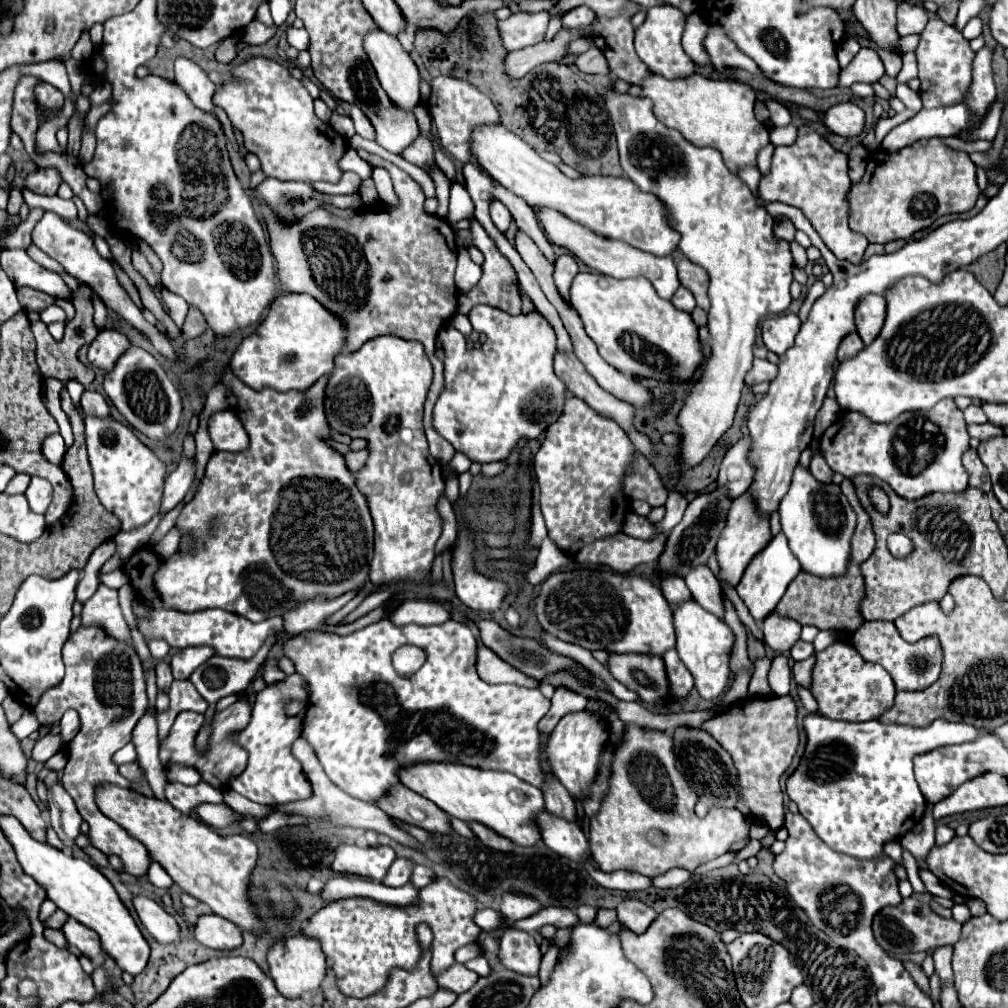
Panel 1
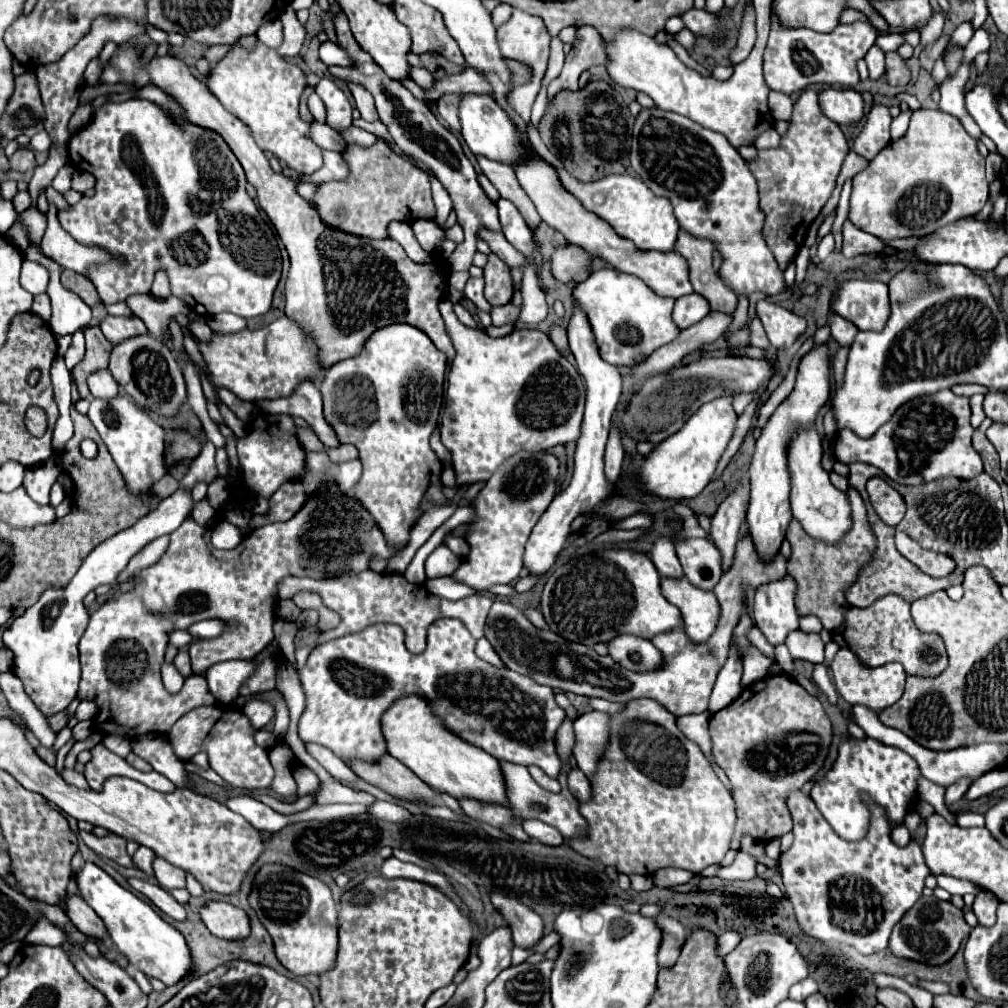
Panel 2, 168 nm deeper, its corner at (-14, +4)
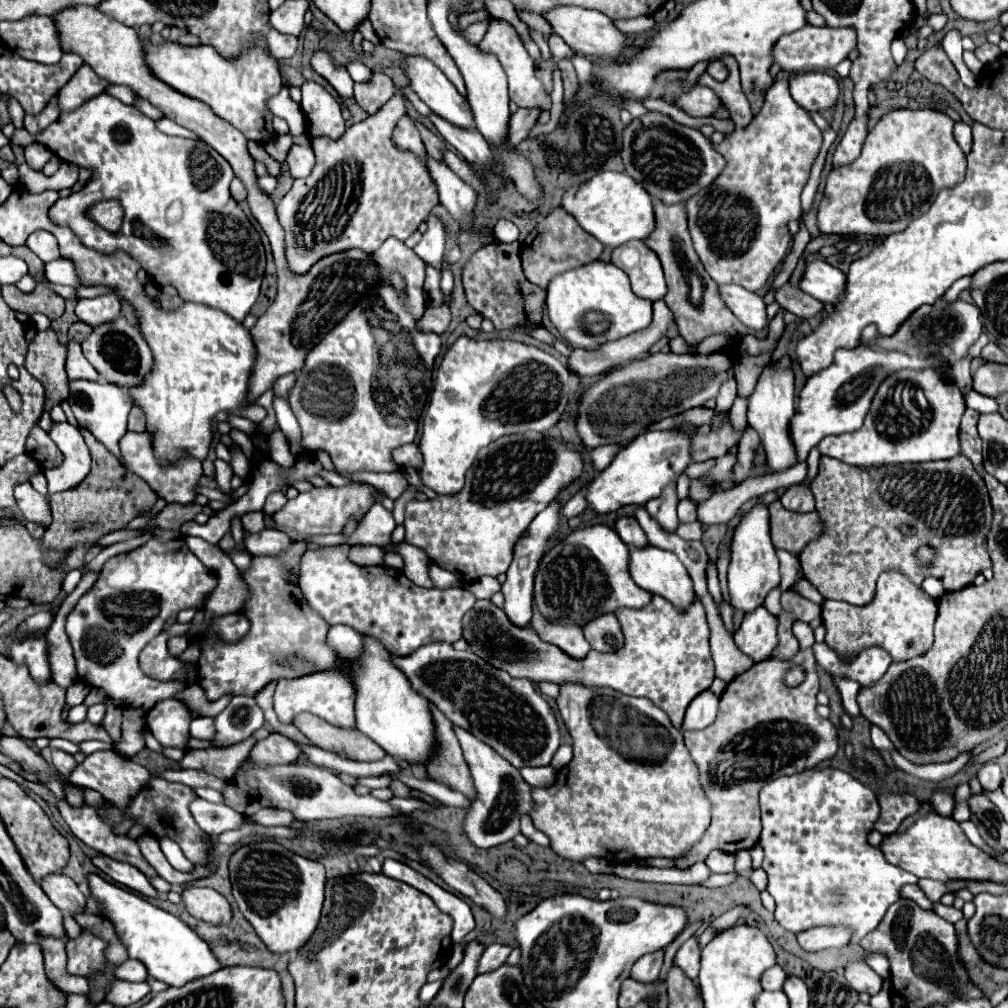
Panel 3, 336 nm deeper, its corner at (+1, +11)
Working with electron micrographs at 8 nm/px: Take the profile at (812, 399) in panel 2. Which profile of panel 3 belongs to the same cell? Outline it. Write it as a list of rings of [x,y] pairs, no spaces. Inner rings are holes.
[[[754,505],[748,513],[740,515],[740,523],[734,529],[732,537],[732,559],[728,565],[728,591],[730,603],[734,609],[744,613],[756,609],[764,603],[764,597],[772,587],[780,583],[778,573],[778,557],[774,545],[770,541],[770,521],[768,521],[768,507]]]

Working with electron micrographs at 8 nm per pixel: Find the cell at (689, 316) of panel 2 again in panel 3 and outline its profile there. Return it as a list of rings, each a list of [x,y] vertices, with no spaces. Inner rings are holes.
[[[660,299],[654,303],[654,319],[652,319],[652,325],[648,329],[642,329],[642,331],[636,331],[620,341],[610,341],[610,343],[604,343],[600,345],[598,349],[592,349],[592,351],[586,351],[586,349],[574,349],[568,357],[568,367],[578,375],[578,377],[592,377],[592,375],[600,375],[600,373],[606,373],[614,367],[620,367],[620,365],[626,365],[634,359],[642,359],[648,355],[650,347],[662,339],[666,333],[668,333],[668,327],[674,323],[674,317],[672,317],[672,311],[668,309],[666,301]]]

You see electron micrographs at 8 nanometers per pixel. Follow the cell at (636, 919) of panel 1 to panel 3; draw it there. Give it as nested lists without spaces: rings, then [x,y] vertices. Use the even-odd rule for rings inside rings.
[[[658,949],[656,953],[646,953],[632,967],[632,979],[644,981],[644,983],[658,979],[662,963],[664,963],[664,949]]]

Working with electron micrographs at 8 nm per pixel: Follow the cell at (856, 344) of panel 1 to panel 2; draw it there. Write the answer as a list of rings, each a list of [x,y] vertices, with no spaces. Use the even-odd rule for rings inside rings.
[[[831,314],[829,316],[829,328],[831,328],[831,336],[841,344],[841,346],[849,346],[851,340],[855,338],[857,326],[851,324],[849,320],[845,320],[839,314]]]

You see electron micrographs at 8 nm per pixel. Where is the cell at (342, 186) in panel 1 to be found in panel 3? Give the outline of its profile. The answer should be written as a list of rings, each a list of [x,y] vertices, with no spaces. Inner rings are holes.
[[[266,170],[264,175],[259,175],[258,184],[265,193],[270,194],[277,188],[279,180],[270,176]]]

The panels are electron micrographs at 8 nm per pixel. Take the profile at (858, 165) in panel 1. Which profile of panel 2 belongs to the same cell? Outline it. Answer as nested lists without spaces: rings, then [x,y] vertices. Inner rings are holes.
[[[851,150],[851,152],[845,156],[845,160],[843,160],[843,166],[841,166],[841,172],[839,172],[839,178],[837,178],[837,186],[841,186],[847,178],[853,178],[853,176],[855,176],[857,172],[861,172],[867,164],[869,164],[867,160],[855,156],[855,152]]]

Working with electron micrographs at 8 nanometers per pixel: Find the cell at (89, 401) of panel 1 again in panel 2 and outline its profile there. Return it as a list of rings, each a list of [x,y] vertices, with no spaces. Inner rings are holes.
[[[107,368],[93,372],[87,378],[87,384],[89,384],[89,390],[95,398],[113,398],[119,394],[119,384],[113,380],[113,376]]]

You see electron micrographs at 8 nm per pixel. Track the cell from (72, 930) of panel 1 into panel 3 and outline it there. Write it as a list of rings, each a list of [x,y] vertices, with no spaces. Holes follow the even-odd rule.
[[[62,873],[48,875],[40,881],[40,887],[44,889],[48,899],[60,911],[66,911],[66,913],[72,913],[72,915],[86,911],[86,897],[82,895],[78,885],[70,877],[66,877]]]

